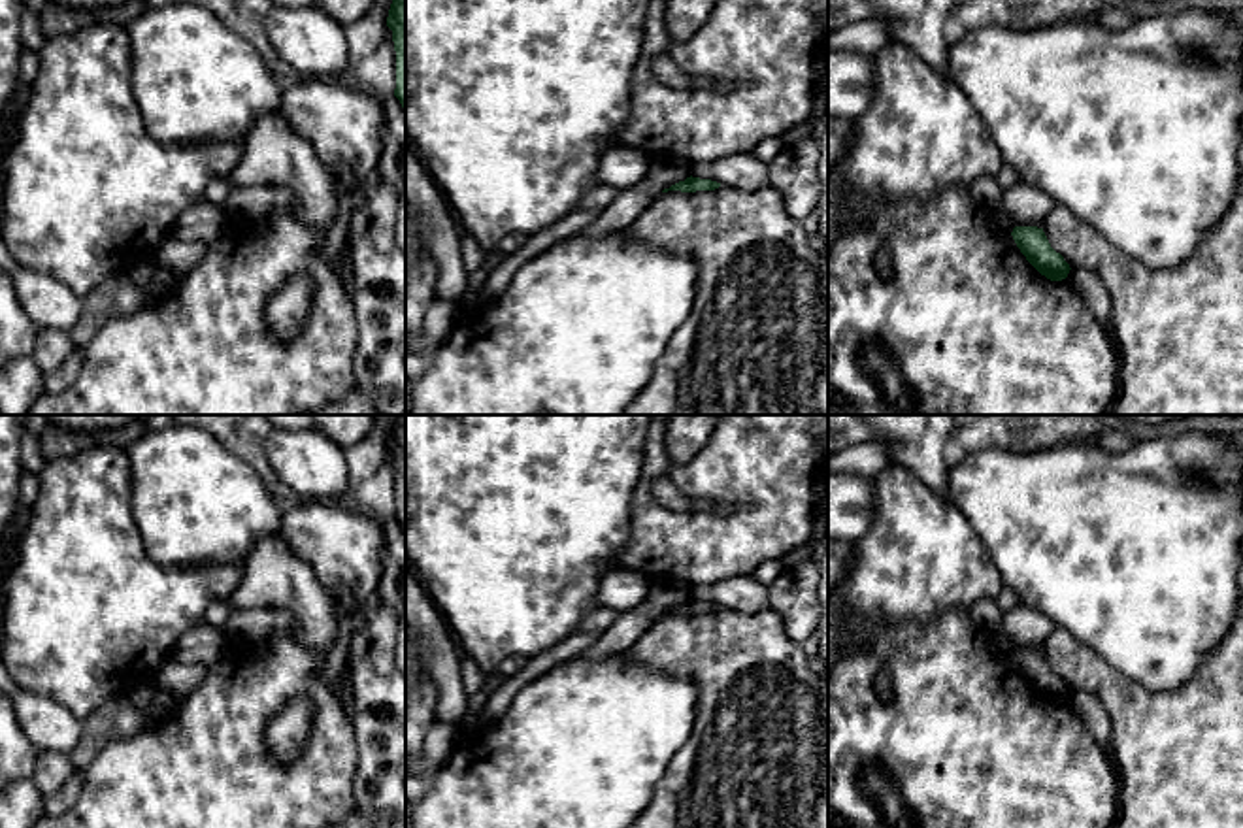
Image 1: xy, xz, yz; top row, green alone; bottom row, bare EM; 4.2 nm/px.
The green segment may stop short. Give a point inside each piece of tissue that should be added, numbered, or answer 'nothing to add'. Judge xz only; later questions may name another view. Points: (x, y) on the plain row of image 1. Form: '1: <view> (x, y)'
nothing to add

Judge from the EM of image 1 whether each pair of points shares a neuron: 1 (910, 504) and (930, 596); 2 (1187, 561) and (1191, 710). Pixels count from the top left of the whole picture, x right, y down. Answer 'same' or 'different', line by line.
1: same
2: different

